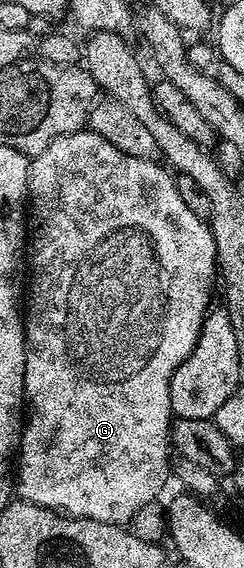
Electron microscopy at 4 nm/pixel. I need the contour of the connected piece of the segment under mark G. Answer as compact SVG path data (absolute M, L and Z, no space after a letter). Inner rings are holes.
M84 128L65 136L57 136L57 140L53 140L53 144L49 144L49 148L45 148L45 152L36 154L30 159L27 167L27 196L29 199L29 262L31 258L31 291L28 294L26 291L25 294L25 337L27 340L27 351L25 352L23 392L27 411L23 433L17 447L17 494L24 502L32 502L50 510L57 510L72 518L88 518L89 520L127 524L130 523L133 512L137 512L137 508L156 501L160 497L159 493L162 492L167 478L169 482L168 467L166 465L159 466L159 442L166 443L168 441L169 427L173 421L171 412L171 377L173 376L173 372L177 372L179 365L187 359L189 352L193 352L193 348L199 339L199 333L203 331L203 321L206 320L213 306L213 303L211 303L211 289L214 286L216 289L217 286L217 263L215 260L213 232L210 225L204 219L195 215L185 204L185 200L181 200L181 196L177 192L175 178L170 169L164 168L155 160L141 160L137 156L125 156L125 152L113 148L113 144L109 144L109 140L97 136L90 128Z

